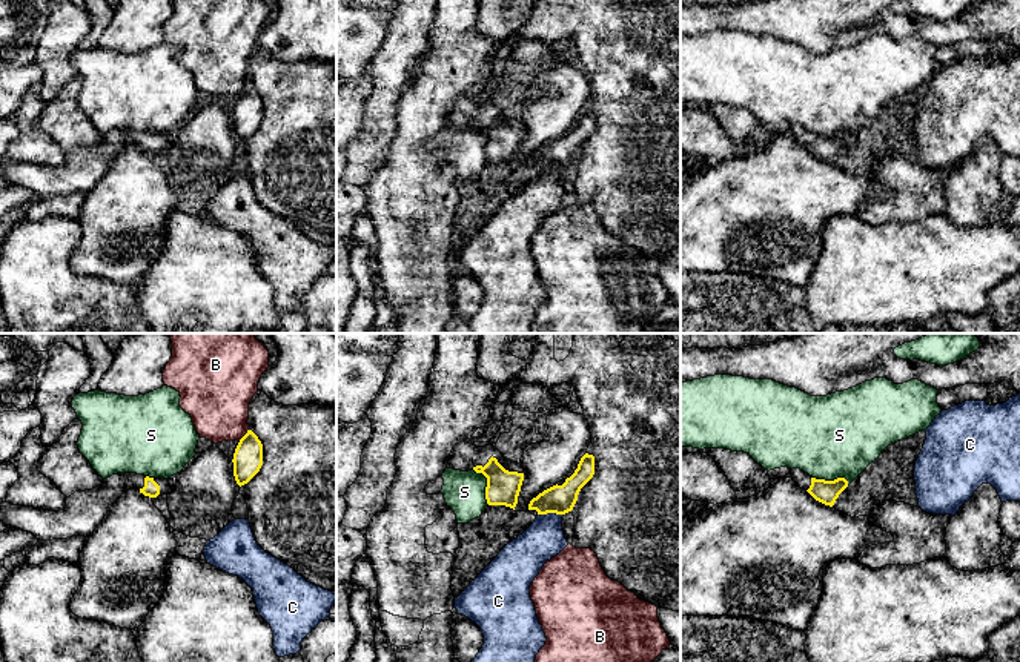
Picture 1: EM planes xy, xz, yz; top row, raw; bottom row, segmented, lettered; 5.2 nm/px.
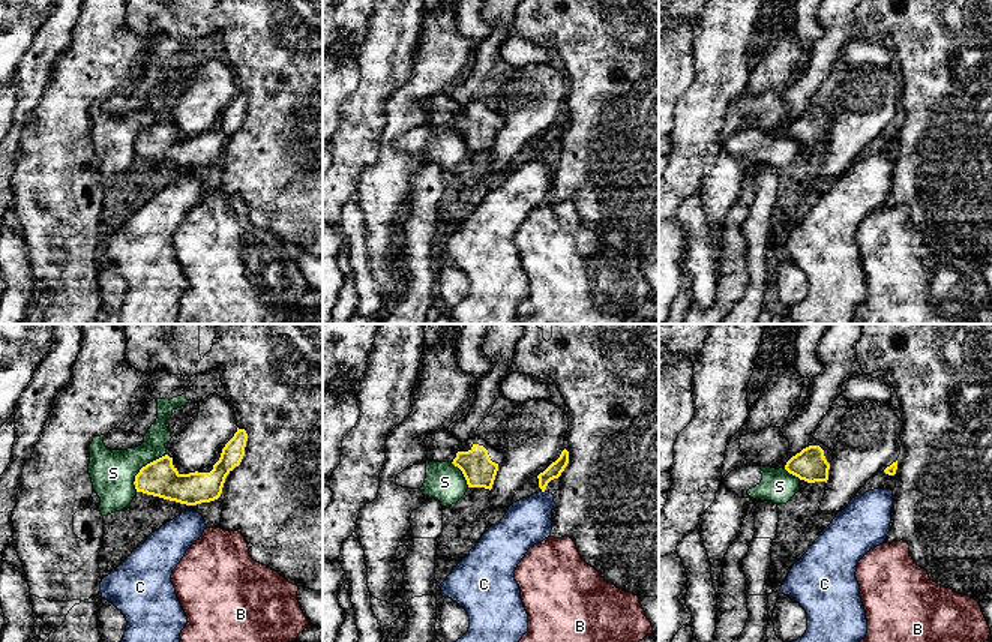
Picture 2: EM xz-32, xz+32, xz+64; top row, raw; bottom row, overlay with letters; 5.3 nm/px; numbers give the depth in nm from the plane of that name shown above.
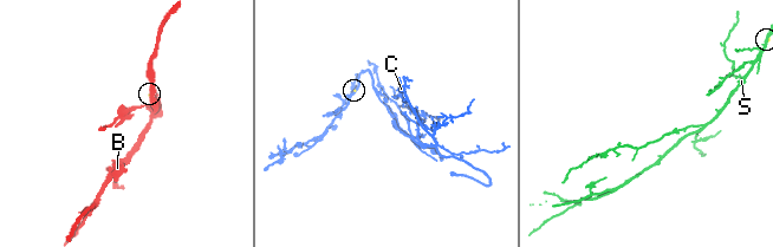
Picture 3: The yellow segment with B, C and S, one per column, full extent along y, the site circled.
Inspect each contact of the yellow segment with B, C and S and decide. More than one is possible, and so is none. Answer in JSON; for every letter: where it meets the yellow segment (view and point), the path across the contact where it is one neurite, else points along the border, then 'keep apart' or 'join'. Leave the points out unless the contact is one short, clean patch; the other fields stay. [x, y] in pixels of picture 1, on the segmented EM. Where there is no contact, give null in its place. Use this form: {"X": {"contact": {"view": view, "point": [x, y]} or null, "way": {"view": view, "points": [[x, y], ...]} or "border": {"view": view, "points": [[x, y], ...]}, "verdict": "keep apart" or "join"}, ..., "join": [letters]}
{"B": {"contact": {"view": "xy", "point": [245, 435]}, "verdict": "keep apart"}, "C": {"contact": {"view": "xz", "point": [550, 512]}, "border": {"view": "xz", "points": [[562, 513], [538, 515]]}, "verdict": "keep apart"}, "S": {"contact": {"view": "xz", "point": [487, 486]}, "border": {"view": "xz", "points": [[473, 469], [486, 478], [486, 501], [489, 504]]}, "verdict": "keep apart"}, "join": []}

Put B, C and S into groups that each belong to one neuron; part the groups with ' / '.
B / C / S

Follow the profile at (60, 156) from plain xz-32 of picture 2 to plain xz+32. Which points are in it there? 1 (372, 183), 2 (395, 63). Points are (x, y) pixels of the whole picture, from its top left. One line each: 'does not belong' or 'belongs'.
1: belongs
2: does not belong

